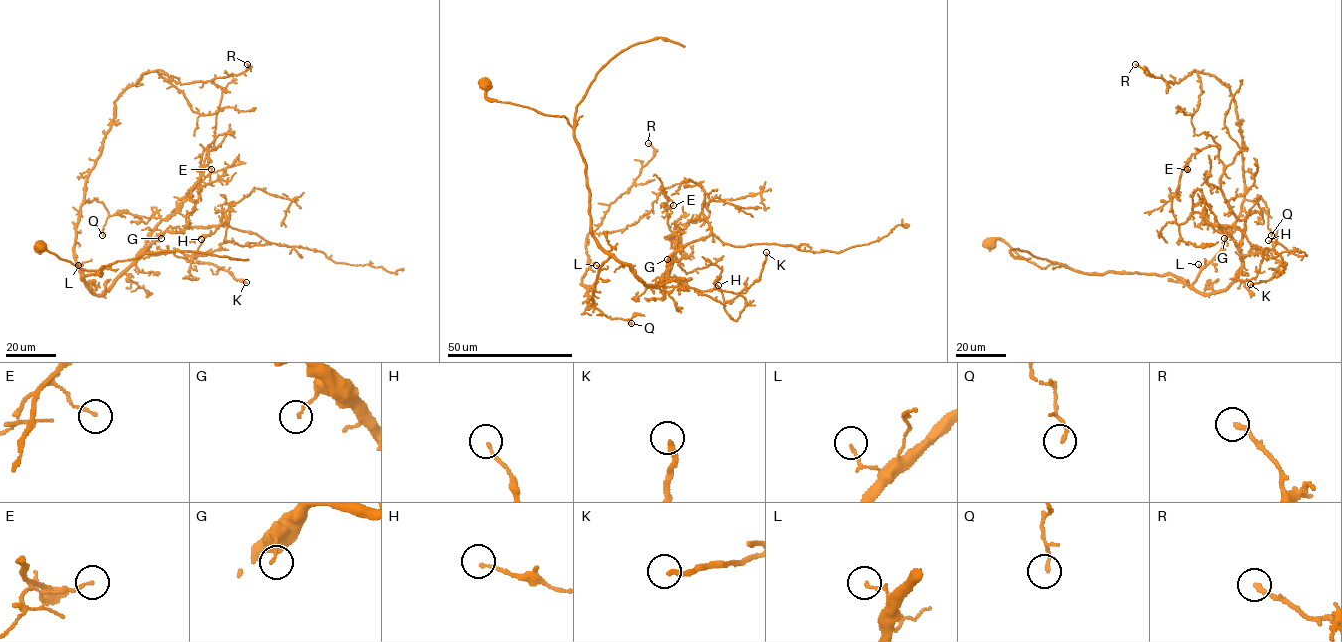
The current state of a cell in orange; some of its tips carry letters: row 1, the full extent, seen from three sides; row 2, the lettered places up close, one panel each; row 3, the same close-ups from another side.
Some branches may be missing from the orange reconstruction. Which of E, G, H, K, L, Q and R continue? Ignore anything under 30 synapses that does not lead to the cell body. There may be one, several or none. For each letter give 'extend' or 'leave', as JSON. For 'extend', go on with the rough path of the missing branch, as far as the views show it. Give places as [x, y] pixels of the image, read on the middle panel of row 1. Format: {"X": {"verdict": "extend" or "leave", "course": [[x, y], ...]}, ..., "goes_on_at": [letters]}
{"E": {"verdict": "leave"}, "G": {"verdict": "leave"}, "H": {"verdict": "leave"}, "K": {"verdict": "leave"}, "L": {"verdict": "leave"}, "Q": {"verdict": "leave"}, "R": {"verdict": "leave"}, "goes_on_at": []}

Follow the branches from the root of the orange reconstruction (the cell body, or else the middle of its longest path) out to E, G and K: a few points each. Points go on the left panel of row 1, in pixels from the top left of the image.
E: (40, 247), (86, 270), (104, 266), (101, 276), (81, 277), (103, 294), (196, 187), (207, 145), (211, 169)
G: (40, 247), (38, 243), (86, 270), (104, 266), (101, 276), (81, 277), (93, 293), (103, 294), (161, 238)
K: (40, 247), (86, 270), (104, 266), (101, 276), (81, 277), (95, 294), (141, 257), (173, 251), (246, 282)

